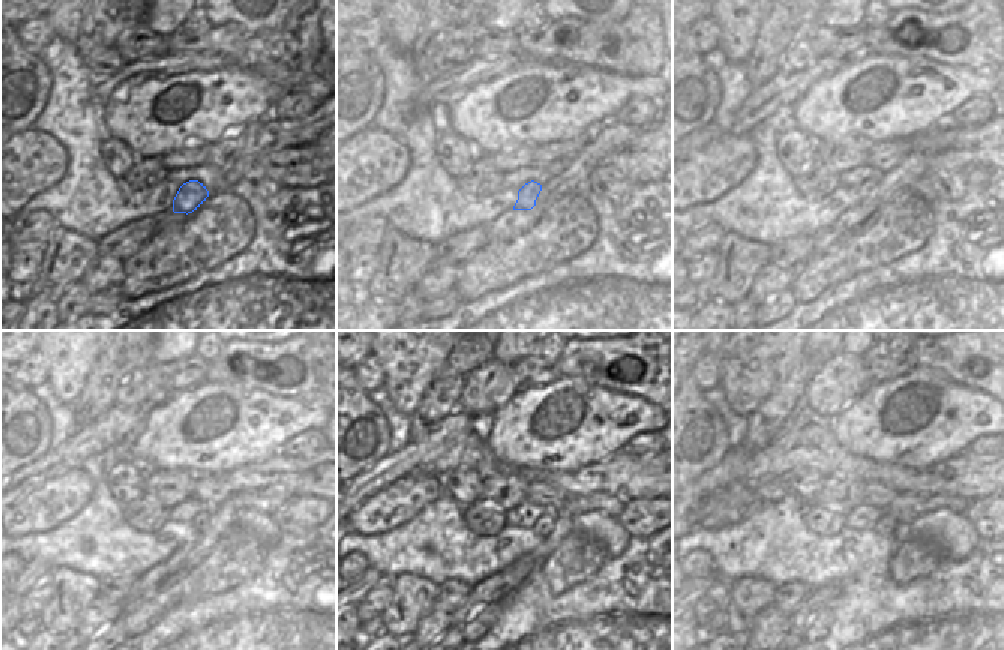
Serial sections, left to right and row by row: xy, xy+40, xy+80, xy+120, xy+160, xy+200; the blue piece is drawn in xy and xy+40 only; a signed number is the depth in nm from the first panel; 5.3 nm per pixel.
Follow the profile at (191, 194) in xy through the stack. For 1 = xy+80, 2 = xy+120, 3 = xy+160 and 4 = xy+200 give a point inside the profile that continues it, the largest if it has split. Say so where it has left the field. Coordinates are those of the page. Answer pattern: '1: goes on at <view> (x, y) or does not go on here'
1: goes on at xy+80 (866, 189)
2: goes on at xy+120 (200, 523)
3: goes on at xy+160 (545, 524)
4: goes on at xy+200 (886, 526)

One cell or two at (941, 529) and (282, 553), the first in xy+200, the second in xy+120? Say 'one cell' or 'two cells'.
two cells

